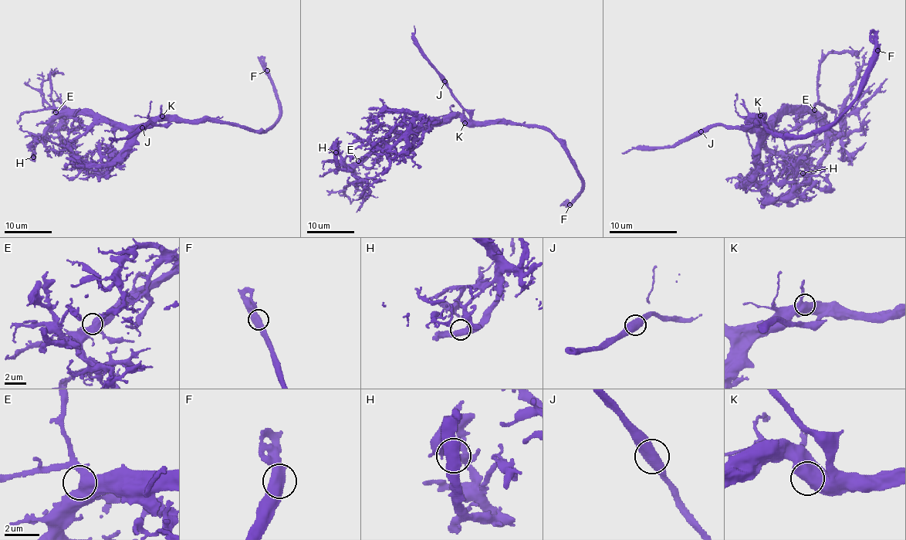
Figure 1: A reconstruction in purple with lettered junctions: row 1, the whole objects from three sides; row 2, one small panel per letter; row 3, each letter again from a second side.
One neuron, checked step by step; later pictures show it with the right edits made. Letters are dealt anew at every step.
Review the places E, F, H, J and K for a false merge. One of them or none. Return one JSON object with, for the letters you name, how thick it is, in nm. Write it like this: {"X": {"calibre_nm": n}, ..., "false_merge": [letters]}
{"false_merge": []}

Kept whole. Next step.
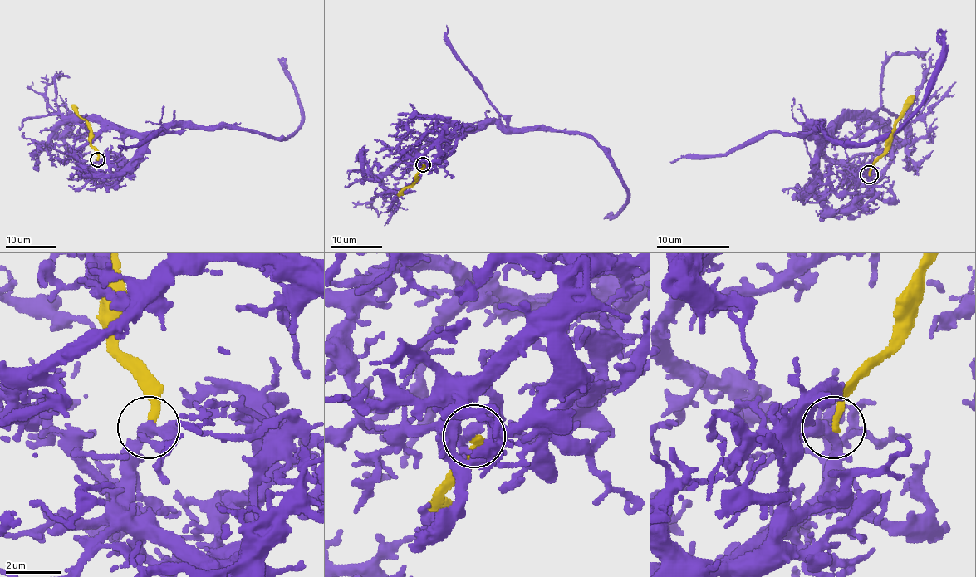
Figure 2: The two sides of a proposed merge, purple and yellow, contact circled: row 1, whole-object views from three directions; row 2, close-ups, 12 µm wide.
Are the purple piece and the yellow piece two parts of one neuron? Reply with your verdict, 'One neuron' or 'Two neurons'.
Two neurons

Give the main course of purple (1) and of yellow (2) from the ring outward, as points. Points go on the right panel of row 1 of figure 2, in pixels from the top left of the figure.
1: (868, 173), (868, 188), (833, 211), (824, 202), (810, 128), (833, 141), (890, 135), (919, 106), (945, 29)
2: (868, 173), (872, 163), (886, 149), (894, 123), (914, 95)

